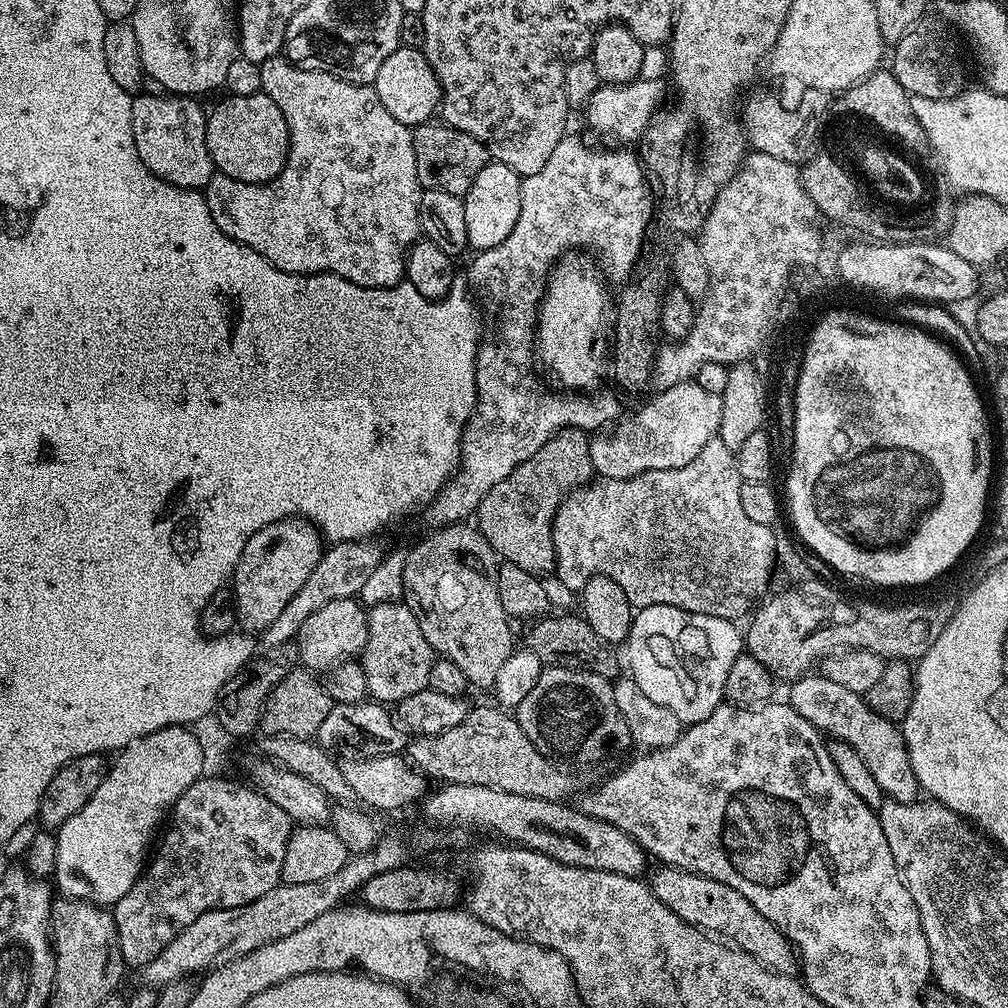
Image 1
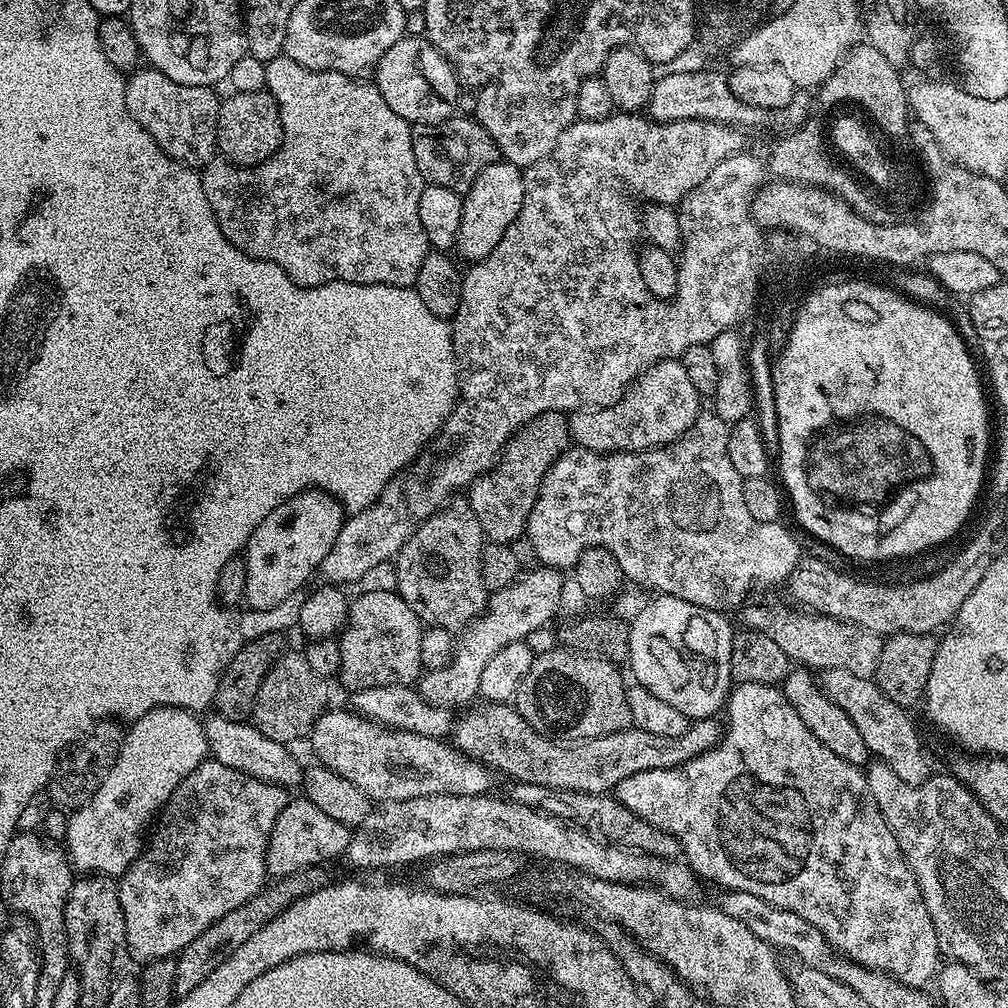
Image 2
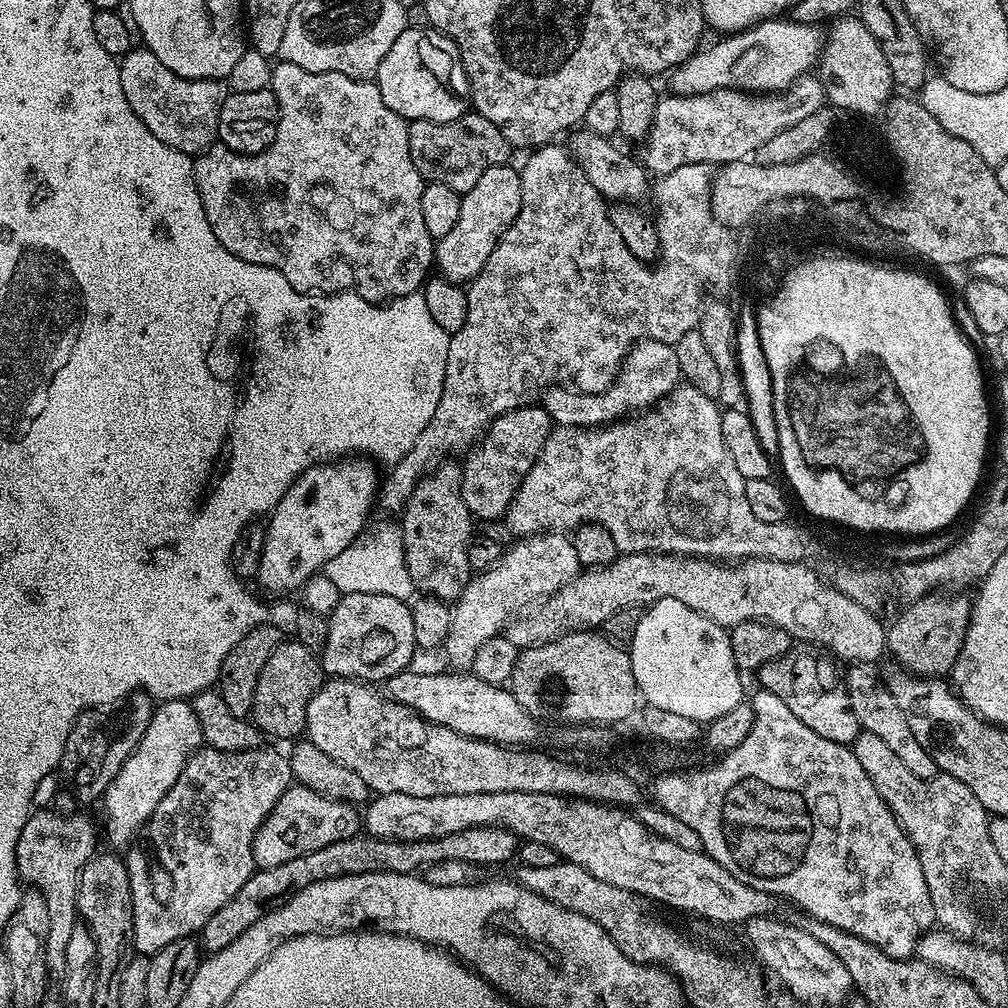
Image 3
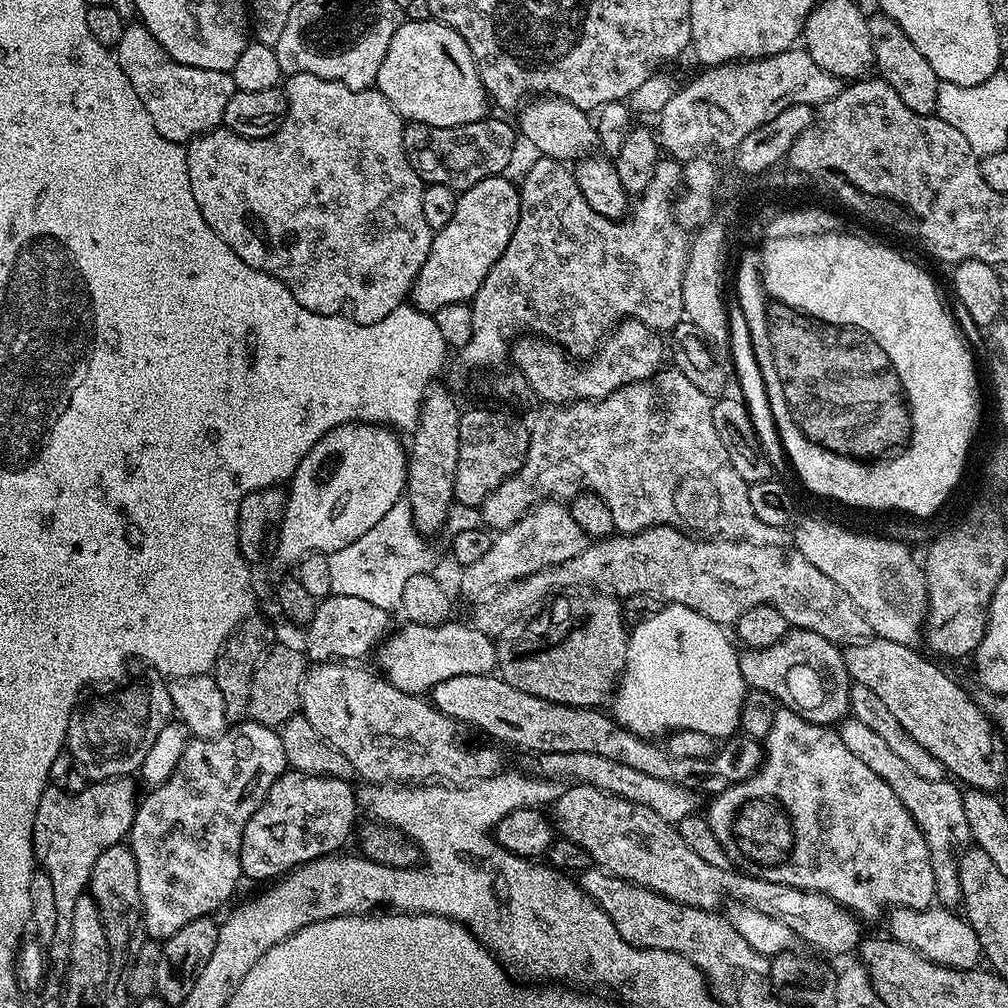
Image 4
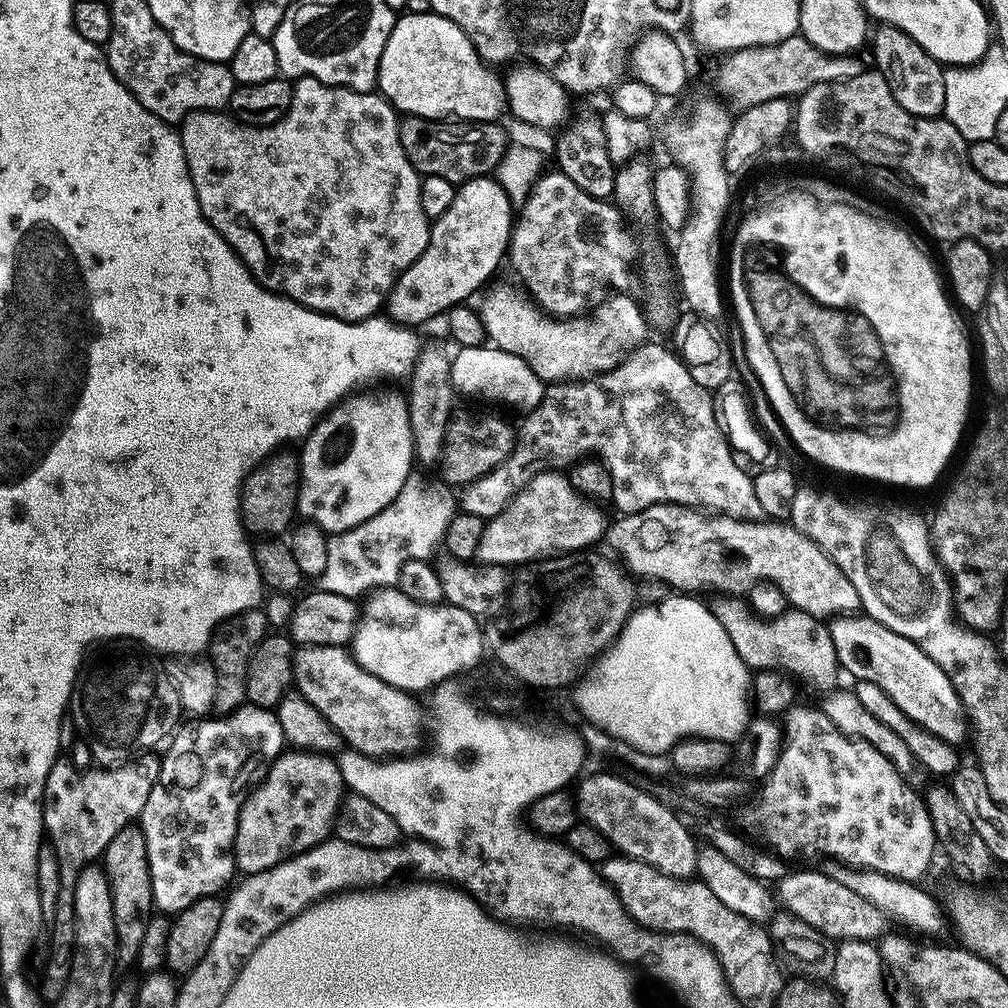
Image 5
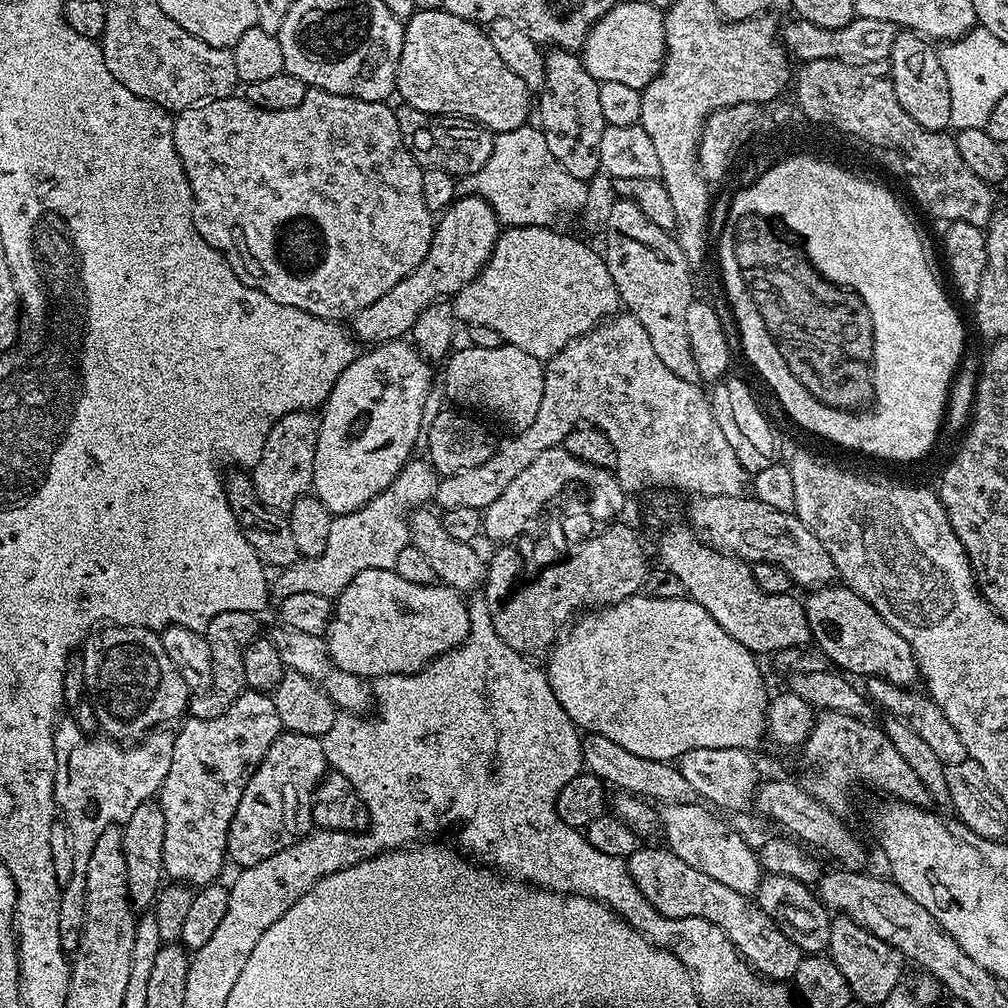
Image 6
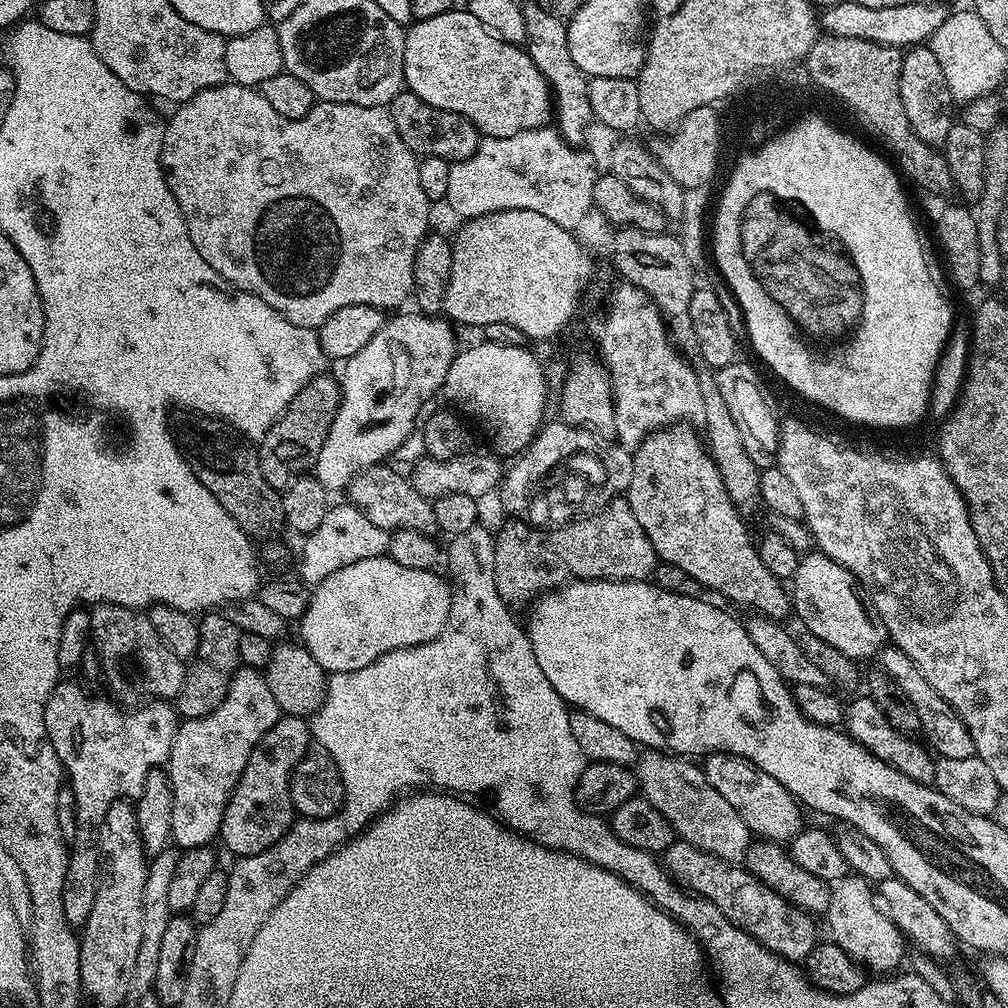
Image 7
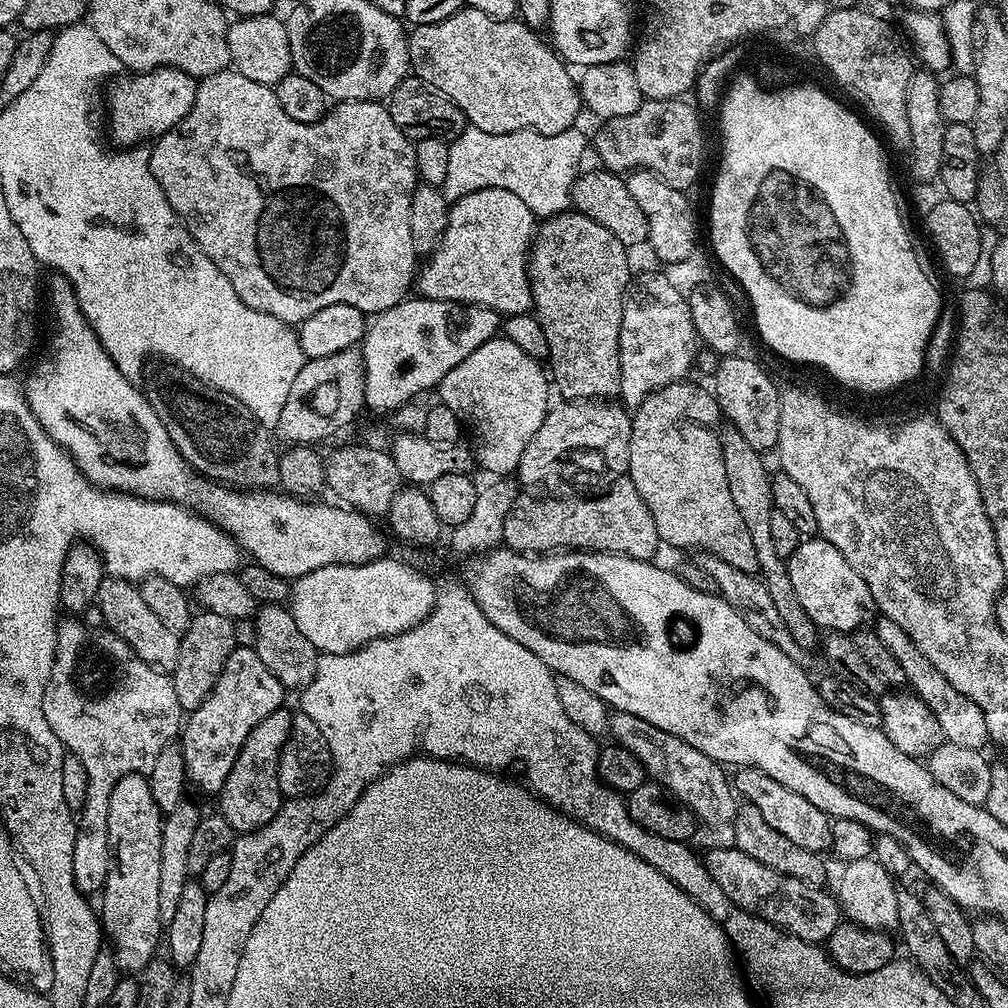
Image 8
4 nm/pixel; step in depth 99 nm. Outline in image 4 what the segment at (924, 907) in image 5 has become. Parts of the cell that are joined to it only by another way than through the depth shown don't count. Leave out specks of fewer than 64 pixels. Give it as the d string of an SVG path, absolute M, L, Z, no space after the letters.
M896 906L887 913L887 935L891 939L910 946L918 954L935 964L945 964L948 968L963 968L972 970L982 960L980 943L976 932L969 926L963 915L955 916L953 909L948 906L933 906L930 908L905 908Z

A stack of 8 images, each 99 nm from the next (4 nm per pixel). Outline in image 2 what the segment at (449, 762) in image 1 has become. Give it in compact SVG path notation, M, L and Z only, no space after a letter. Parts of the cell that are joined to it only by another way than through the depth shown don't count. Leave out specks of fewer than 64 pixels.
M511 703L473 707L450 733L450 744L463 756L485 764L493 773L509 776L509 781L533 784L553 792L581 792L602 796L611 793L626 778L646 770L670 770L709 752L722 739L719 719L692 720L681 737L664 738L644 733L633 726L602 738L594 738L565 746L543 736L516 713Z

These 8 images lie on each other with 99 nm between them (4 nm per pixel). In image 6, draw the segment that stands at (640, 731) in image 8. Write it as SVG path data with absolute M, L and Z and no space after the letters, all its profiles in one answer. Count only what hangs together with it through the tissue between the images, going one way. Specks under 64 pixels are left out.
M700 802L661 803L658 808L658 824L662 832L664 828L663 843L669 852L678 854L678 858L682 858L686 866L694 866L694 870L710 874L714 882L722 882L722 886L730 886L730 890L751 897L758 890L762 875L757 849L752 849L746 837L734 831L725 817L723 820L715 814L720 815Z

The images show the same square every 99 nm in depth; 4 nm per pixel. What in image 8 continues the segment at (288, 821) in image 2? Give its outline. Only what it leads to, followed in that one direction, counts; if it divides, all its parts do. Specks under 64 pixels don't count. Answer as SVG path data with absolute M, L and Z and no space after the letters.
M287 707L274 710L274 714L262 718L262 722L258 722L258 726L250 730L246 742L242 742L242 750L238 750L238 758L234 758L230 774L226 774L226 782L218 793L218 814L226 818L226 822L230 822L233 833L243 834L258 830L266 826L266 822L270 822L274 814L278 814L282 803L278 786L279 755L290 737L293 718L293 713L288 711Z

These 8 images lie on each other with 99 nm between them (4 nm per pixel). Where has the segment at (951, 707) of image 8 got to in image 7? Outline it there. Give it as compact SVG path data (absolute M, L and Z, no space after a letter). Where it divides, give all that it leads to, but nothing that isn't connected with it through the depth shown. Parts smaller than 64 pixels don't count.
M895 646L881 648L878 653L878 664L886 674L890 674L890 678L894 678L894 682L898 682L898 688L902 690L902 694L910 698L910 706L918 710L923 735L928 735L927 747L937 757L970 758L976 755L974 738L970 738L970 730L966 730L960 715L944 701L942 694L938 694L938 690L934 690L934 686L930 686L930 682L926 682L926 678L922 678L922 670L914 666L914 662L901 648Z

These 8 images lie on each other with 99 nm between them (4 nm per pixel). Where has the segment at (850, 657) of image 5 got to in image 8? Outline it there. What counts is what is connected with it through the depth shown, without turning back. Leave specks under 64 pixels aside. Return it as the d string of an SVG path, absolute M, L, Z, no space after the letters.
M823 538L801 539L798 550L786 557L786 561L790 586L794 586L798 602L802 602L817 629L825 633L851 634L869 627L877 619L878 609L870 594L870 586L866 586L866 582L862 582L862 574L858 574L858 570L854 570L854 566L842 558L842 550L830 542Z

